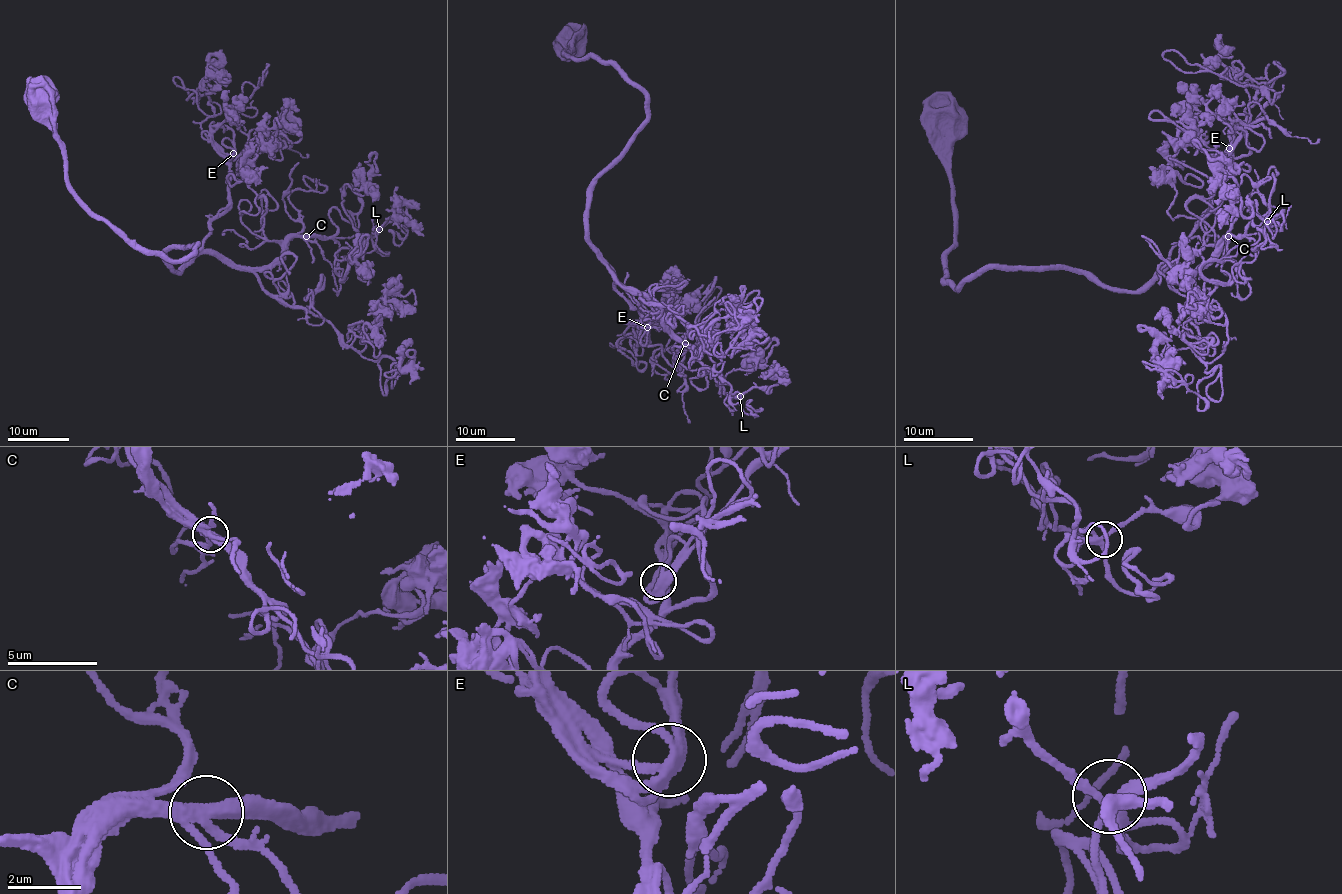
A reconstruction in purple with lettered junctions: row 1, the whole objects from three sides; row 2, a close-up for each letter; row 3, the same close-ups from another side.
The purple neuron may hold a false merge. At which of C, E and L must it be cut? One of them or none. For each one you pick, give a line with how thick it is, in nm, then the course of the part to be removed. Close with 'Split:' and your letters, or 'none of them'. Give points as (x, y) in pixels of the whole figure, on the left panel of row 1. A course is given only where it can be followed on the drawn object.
Split: none of them

